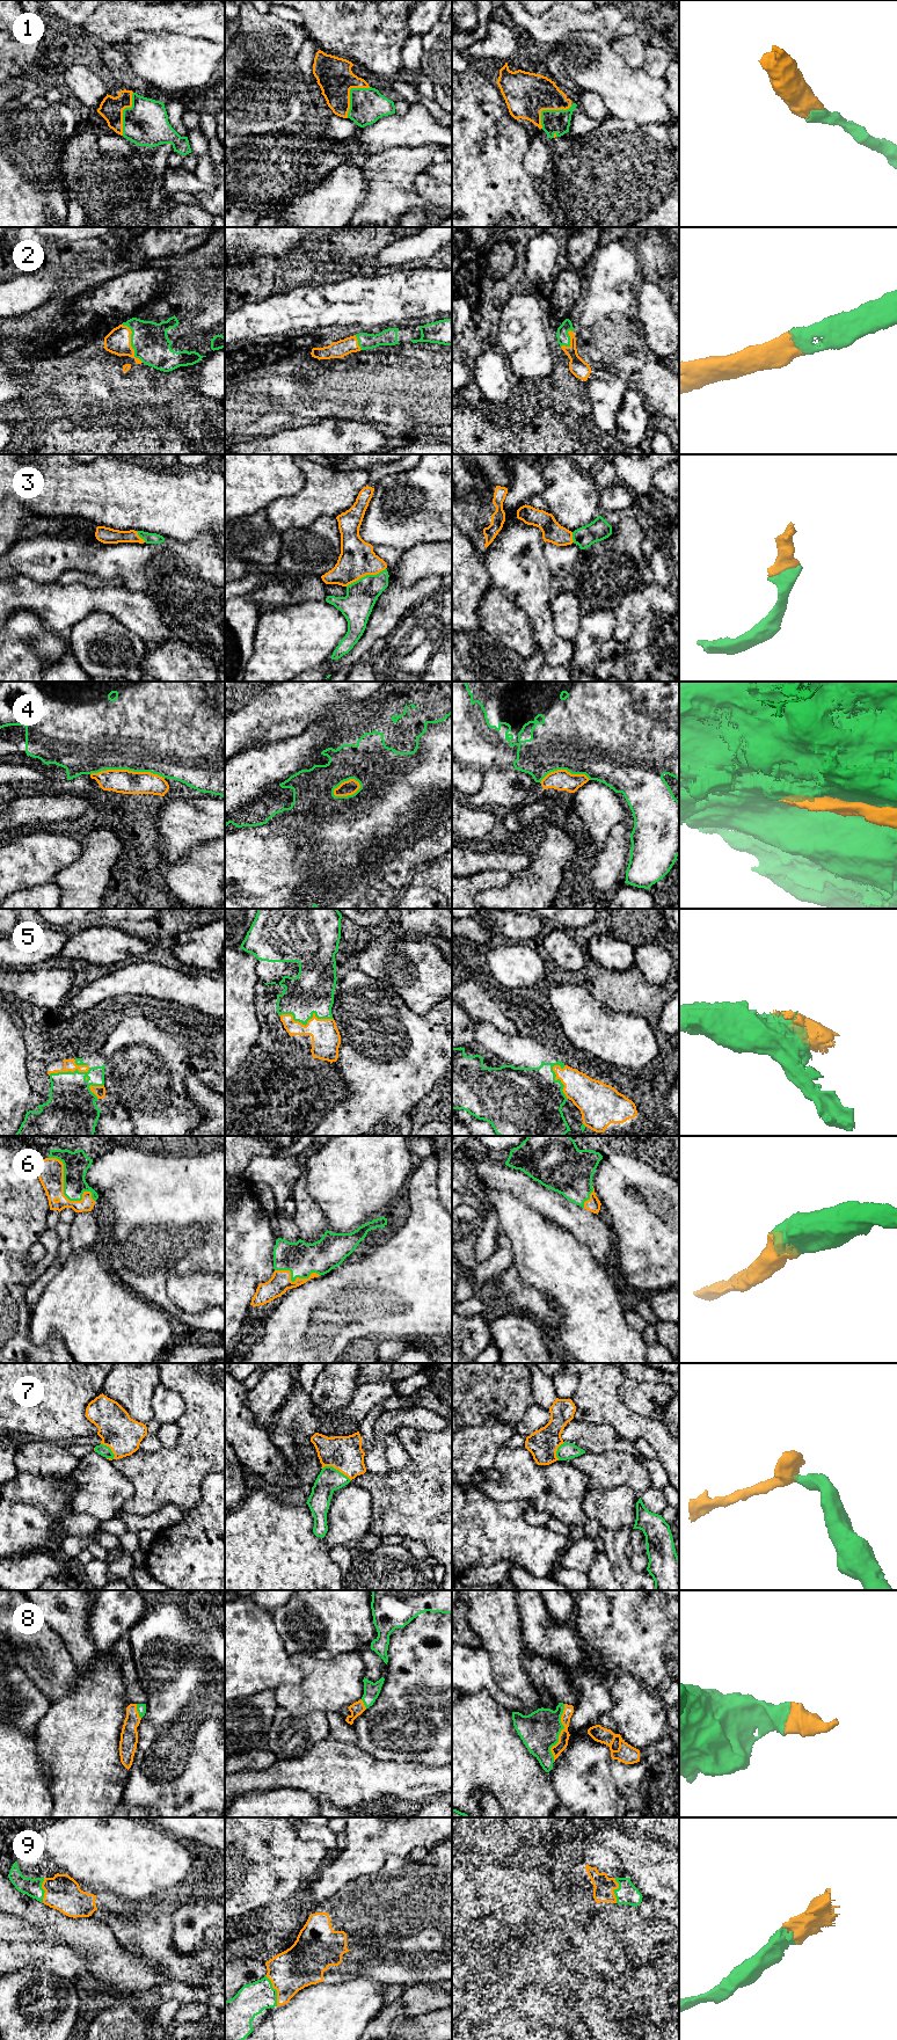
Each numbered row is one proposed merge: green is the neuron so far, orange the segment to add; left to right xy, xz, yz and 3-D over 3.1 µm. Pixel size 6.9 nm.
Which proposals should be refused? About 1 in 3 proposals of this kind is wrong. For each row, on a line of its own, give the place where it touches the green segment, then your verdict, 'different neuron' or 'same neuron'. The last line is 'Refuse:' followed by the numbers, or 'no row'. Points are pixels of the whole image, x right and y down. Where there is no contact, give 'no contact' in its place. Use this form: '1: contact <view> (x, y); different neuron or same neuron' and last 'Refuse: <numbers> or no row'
1: contact xz (350, 94); same neuron
2: contact xy (131, 343); same neuron
3: contact xz (366, 575); same neuron
4: contact xy (128, 769); different neuron
5: contact xz (306, 1024); different neuron
6: contact xy (64, 1192); same neuron
7: contact xz (335, 1469); same neuron
8: contact yz (560, 1732); same neuron
9: contact xz (276, 1990); same neuron
Refuse: 4, 5

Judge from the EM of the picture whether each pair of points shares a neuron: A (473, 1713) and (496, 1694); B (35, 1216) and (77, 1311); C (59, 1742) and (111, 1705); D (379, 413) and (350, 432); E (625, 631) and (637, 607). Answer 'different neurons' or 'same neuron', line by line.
A: different neurons
B: different neurons
C: same neuron
D: different neurons
E: same neuron

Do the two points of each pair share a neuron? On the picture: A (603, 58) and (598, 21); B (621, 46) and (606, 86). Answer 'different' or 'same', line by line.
A: different
B: different

